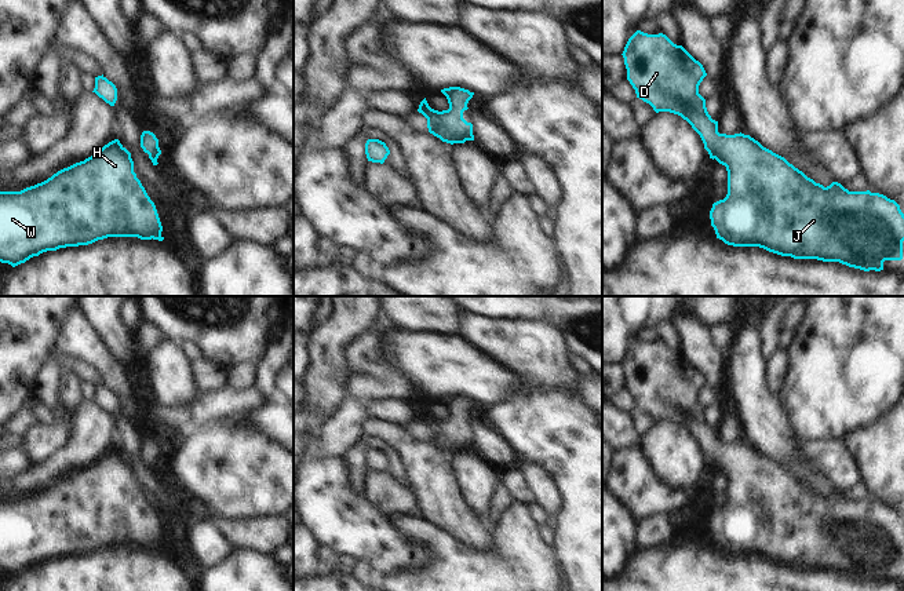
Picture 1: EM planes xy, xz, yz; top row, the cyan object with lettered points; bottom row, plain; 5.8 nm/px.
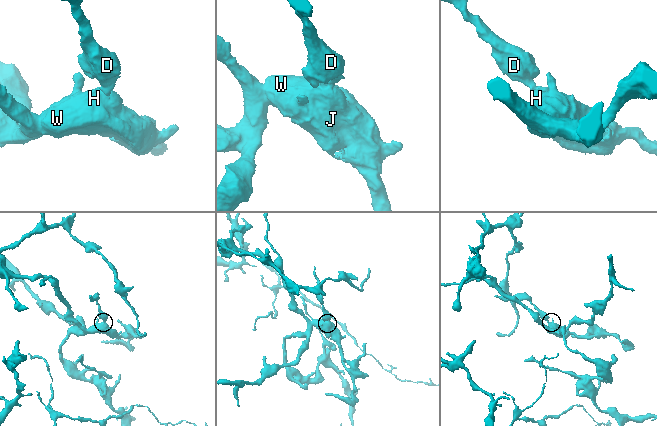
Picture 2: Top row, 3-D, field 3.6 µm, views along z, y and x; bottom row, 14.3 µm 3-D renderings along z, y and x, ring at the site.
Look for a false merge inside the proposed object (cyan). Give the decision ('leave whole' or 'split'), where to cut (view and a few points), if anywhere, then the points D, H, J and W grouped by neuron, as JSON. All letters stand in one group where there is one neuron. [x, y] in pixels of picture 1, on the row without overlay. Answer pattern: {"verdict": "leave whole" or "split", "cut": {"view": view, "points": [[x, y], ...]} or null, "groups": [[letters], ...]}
{"verdict": "leave whole", "cut": null, "groups": [["D", "H", "J", "W"]]}

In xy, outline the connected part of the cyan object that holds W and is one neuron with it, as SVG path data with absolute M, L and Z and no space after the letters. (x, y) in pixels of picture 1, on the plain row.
M119 448L41 492L21 500L0 500L0 570L12 576L47 559L107 546L163 550L161 540L156 514L134 481L131 462Z

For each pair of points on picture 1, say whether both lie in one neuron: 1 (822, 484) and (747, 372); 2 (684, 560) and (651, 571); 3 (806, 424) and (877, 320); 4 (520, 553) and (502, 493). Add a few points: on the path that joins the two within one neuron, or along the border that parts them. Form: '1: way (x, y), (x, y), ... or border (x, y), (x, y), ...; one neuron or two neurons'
1: way (793, 460), (768, 430), (755, 401); one neuron
2: way (675, 568), (673, 571), (659, 571); one neuron
3: way (824, 398), (845, 372), (860, 346); one neuron
4: border (513, 500), (495, 525); two neurons

